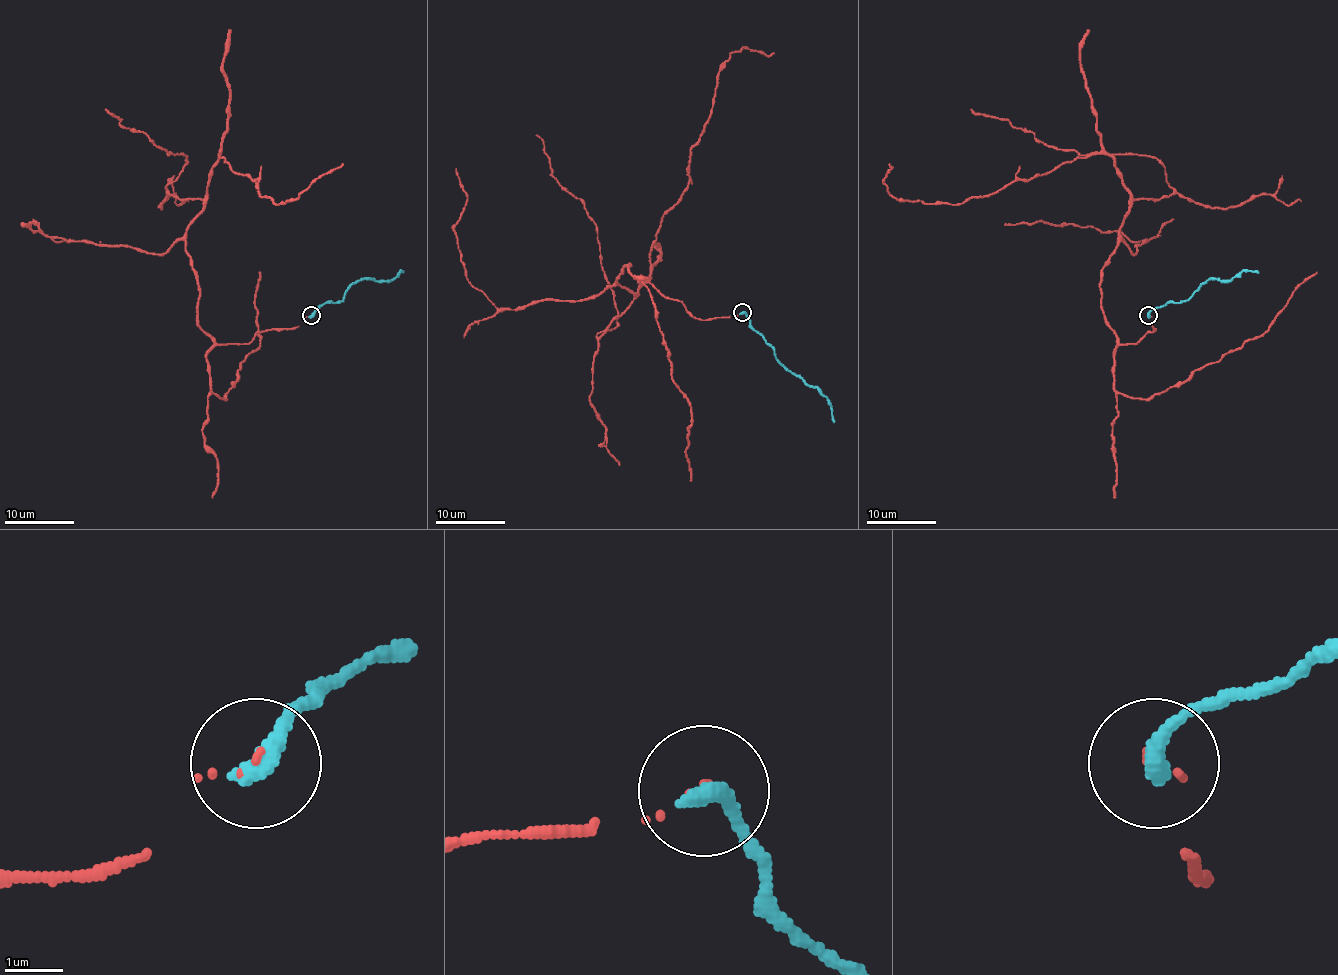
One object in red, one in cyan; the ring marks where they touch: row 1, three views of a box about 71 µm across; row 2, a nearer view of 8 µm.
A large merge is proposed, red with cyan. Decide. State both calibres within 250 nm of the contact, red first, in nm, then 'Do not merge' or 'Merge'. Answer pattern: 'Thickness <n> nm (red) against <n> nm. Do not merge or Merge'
Thickness 50 nm (red) against 380 nm. Do not merge

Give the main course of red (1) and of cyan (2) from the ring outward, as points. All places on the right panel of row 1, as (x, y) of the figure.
1: (1148, 315), (1156, 329), (1120, 344), (1101, 304), (1130, 209), (1108, 155), (960, 204), (892, 197), (889, 164)
2: (1148, 315), (1167, 303), (1186, 301), (1208, 278), (1231, 280), (1243, 271), (1259, 273)

